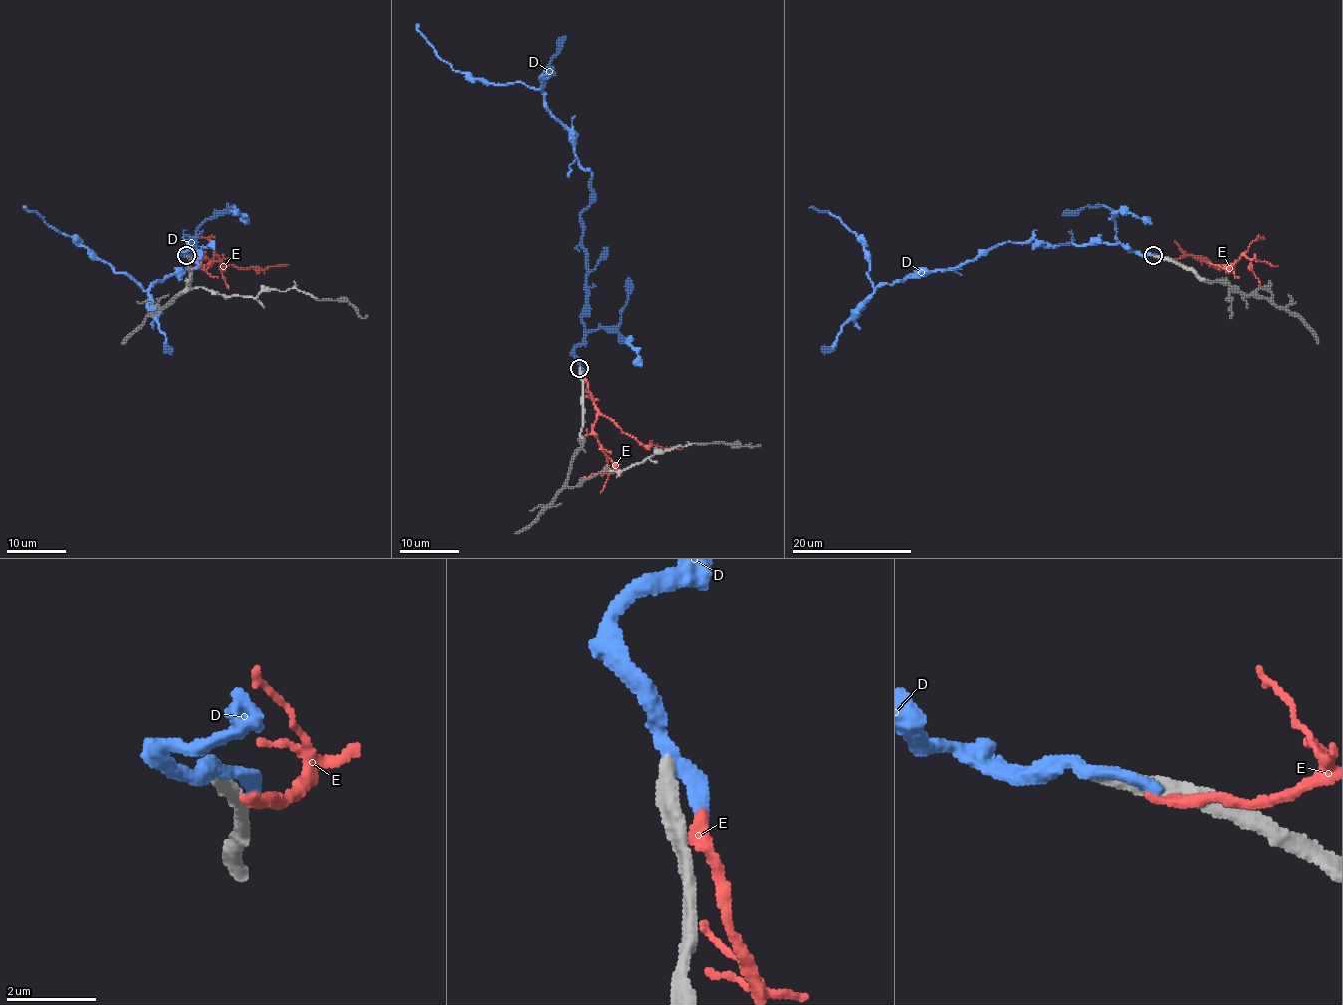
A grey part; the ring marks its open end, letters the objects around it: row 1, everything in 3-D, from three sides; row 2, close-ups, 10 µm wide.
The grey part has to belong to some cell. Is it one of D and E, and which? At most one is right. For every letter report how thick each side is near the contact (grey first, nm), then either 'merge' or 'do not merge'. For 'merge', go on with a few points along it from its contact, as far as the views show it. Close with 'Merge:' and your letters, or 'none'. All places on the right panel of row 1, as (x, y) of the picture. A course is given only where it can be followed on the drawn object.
D: calibres 360 and 280 nm; do not merge
E: calibres 360 and 280 nm; do not merge
Merge: none

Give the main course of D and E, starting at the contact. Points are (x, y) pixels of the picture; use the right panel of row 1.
D: (1155, 255), (1119, 243), (1031, 239), (875, 290), (864, 243), (809, 207)
E: (1164, 258), (1194, 255), (1204, 257), (1212, 264), (1219, 266), (1233, 264), (1242, 255), (1278, 266)

